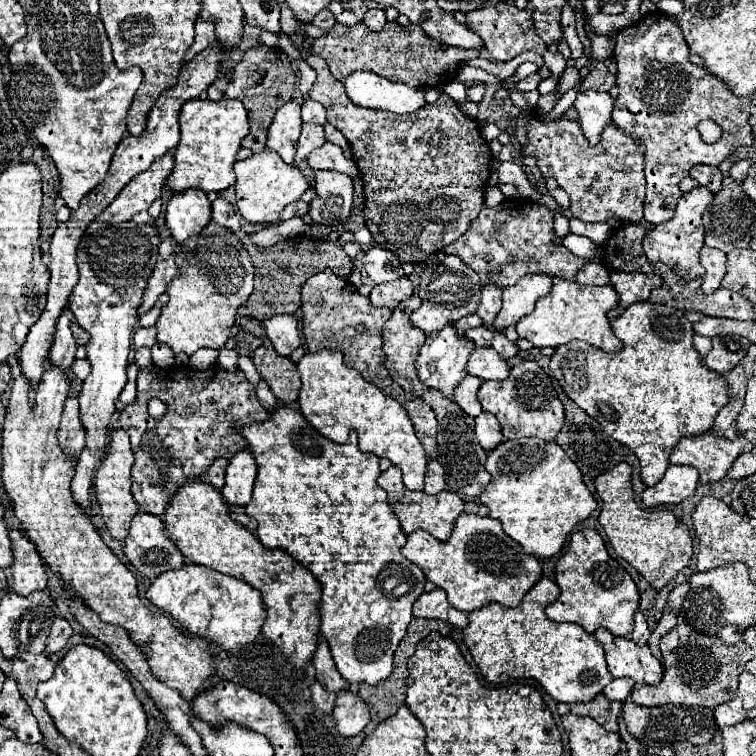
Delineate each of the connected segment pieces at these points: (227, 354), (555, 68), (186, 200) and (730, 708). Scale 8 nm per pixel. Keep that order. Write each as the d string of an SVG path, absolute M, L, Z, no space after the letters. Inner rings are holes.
M221 349L219 357L217 357L217 365L225 367L225 371L237 371L237 361L239 361L239 353L237 349Z
M505 1L505 3L499 3L495 7L483 7L483 9L469 11L469 13L465 13L465 19L467 19L467 27L471 27L475 33L479 33L483 37L487 51L497 61L511 61L513 57L521 55L523 51L535 51L535 53L543 55L545 65L551 71L551 77L559 79L561 73L567 67L565 65L565 57L561 53L551 53L545 47L545 43L541 41L541 37L535 33L535 27L531 23L531 11L529 9L517 9L513 3L509 5Z
M187 189L185 193L173 195L173 199L167 203L165 219L167 219L167 227L169 227L171 235L173 235L173 239L177 243L183 243L191 235L199 235L199 231L203 231L203 227L207 227L207 223L211 221L211 201L209 201L205 191Z
M735 697L735 699L723 703L715 709L715 721L721 729L729 727L729 725L735 725L735 723L743 723L745 719L749 719L749 711L743 709L739 697Z

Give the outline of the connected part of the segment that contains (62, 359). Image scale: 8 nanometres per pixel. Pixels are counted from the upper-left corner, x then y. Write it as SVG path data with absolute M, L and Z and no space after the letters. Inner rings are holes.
M65 307L59 321L57 321L55 339L53 339L53 345L51 345L51 351L49 351L51 363L55 363L57 367L63 367L63 369L71 367L71 363L75 361L75 351L77 351L77 343L71 335L71 329L69 329L71 323L73 323L71 309Z

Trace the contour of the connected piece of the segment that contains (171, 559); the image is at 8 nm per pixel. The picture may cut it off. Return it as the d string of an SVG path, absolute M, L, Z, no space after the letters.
M137 513L133 517L123 551L131 565L147 577L185 565L185 557L165 535L165 523L157 515Z

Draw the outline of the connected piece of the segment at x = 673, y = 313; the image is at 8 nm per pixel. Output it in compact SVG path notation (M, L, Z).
M643 301L627 307L613 323L623 349L609 355L583 341L555 349L549 369L565 395L587 411L603 431L627 445L641 463L641 481L657 485L669 465L669 455L685 435L713 427L715 415L729 403L723 377L705 369L693 345L693 323L683 311Z

